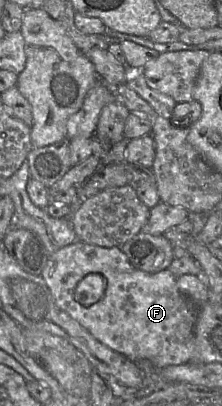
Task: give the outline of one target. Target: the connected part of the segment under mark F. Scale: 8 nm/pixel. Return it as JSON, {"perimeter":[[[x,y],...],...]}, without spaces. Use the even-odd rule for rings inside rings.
{"perimeter":[[[77,240],[51,254],[40,276],[50,290],[55,305],[113,351],[134,362],[148,360],[159,370],[191,361],[198,306],[179,291],[177,278],[169,269],[147,273],[135,268],[119,247],[106,248]],[[92,273],[101,274],[106,279],[105,292],[95,304],[83,306],[75,300],[75,288],[85,276]]]}

